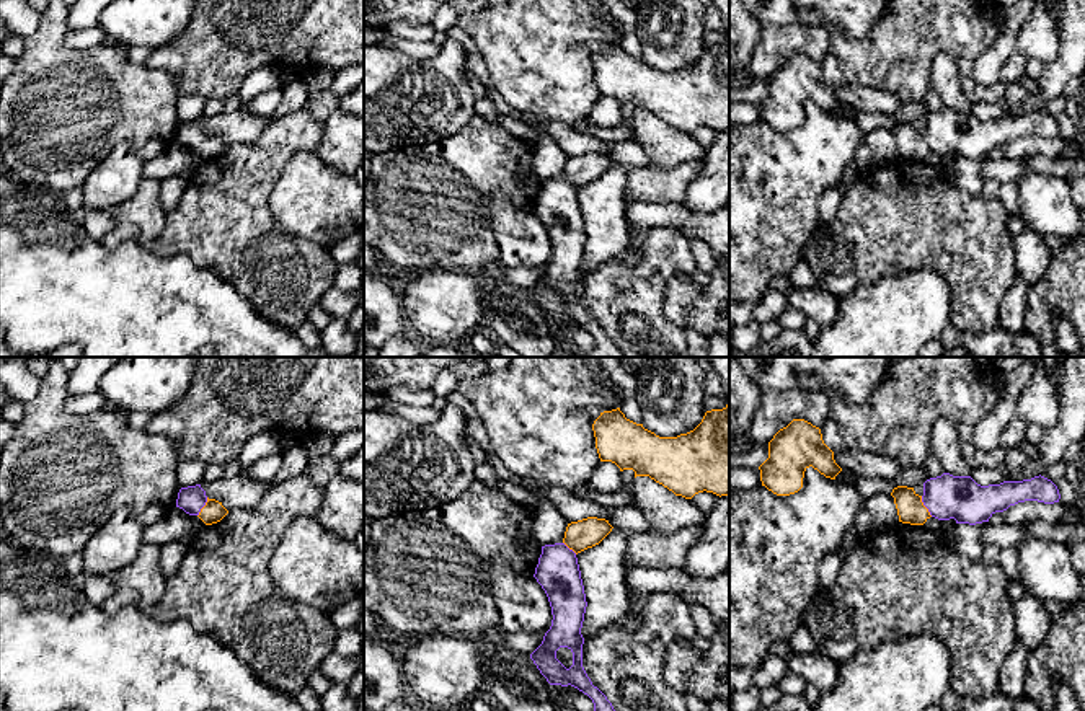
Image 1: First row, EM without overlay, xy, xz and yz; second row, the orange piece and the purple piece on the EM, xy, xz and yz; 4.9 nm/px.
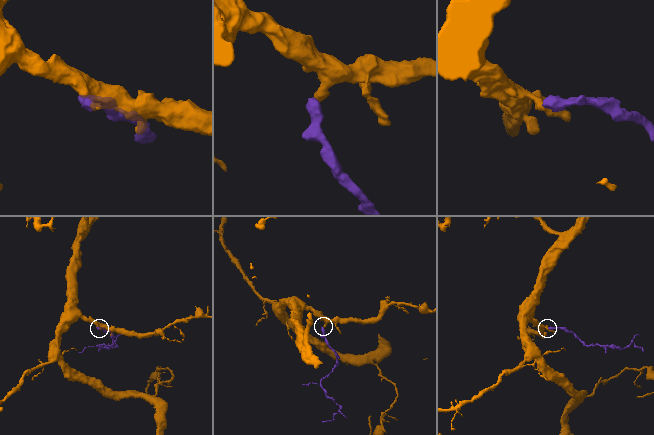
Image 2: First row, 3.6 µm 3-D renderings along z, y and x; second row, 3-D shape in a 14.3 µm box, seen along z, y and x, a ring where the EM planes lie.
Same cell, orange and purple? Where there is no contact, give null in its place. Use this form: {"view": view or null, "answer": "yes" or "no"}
{"view": "yz", "answer": "yes"}

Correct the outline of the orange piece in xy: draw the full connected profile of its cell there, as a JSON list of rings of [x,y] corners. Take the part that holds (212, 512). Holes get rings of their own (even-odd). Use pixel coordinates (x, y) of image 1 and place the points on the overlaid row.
[[[201,484],[181,488],[176,507],[183,509],[189,515],[197,515],[206,525],[217,523],[228,514],[222,502],[206,496]]]

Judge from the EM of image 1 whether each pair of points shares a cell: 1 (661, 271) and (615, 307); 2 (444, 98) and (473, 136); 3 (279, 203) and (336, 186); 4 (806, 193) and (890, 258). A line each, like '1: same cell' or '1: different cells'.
1: same cell
2: different cells
3: same cell
4: different cells

